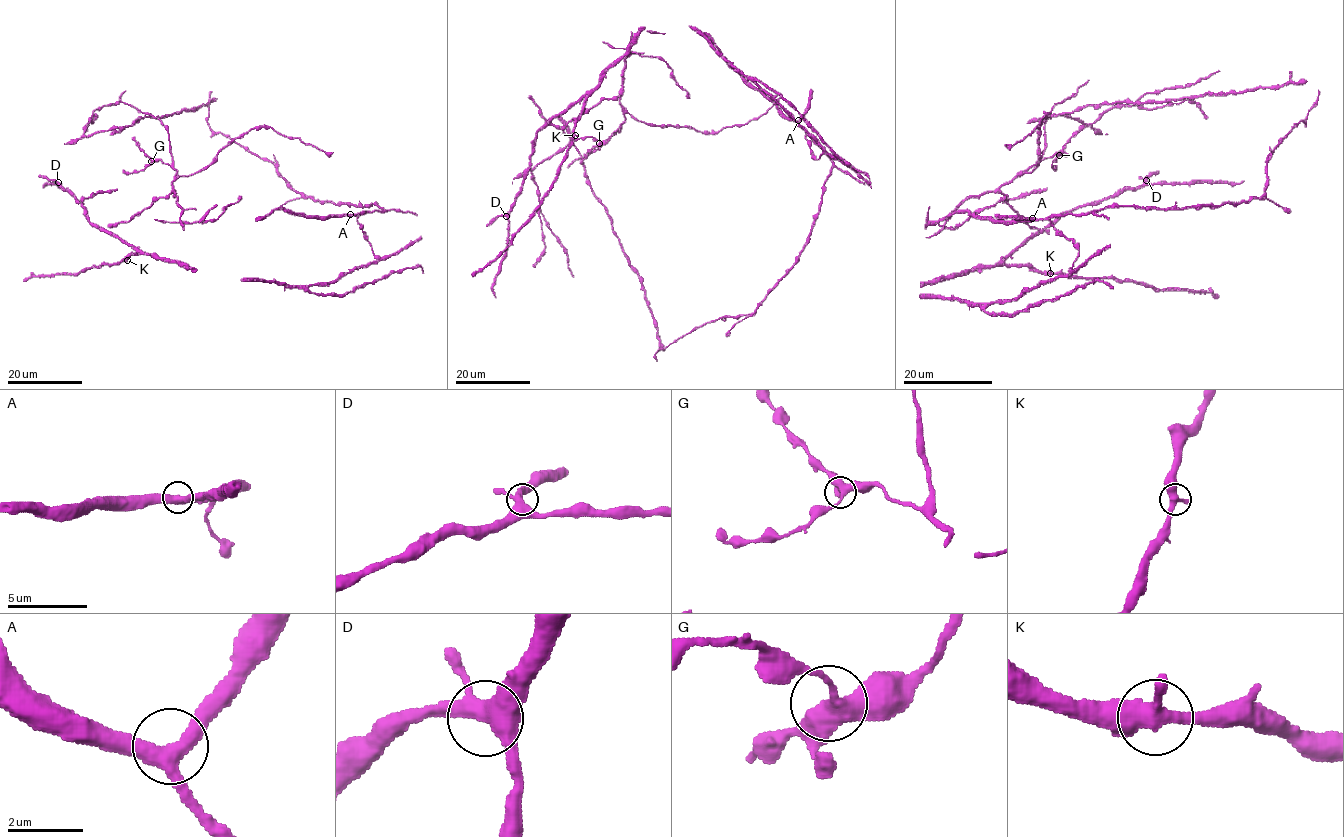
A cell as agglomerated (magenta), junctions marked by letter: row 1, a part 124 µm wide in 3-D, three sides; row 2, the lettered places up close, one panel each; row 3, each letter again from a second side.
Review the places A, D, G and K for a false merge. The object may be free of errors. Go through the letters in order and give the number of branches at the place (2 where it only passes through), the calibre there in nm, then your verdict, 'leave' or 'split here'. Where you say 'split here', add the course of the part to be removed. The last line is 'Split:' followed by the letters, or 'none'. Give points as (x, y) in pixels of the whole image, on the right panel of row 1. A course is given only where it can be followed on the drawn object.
A: branches 3; calibre 400 nm; leave
D: branches 3; calibre 400 nm; leave
G: branches 3; calibre 400 nm; leave
K: branches 3; calibre 400 nm; leave
Split: none

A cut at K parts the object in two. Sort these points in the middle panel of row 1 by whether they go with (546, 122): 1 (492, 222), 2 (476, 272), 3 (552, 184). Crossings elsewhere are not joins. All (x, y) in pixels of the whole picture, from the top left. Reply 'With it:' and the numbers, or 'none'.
With it: 1

